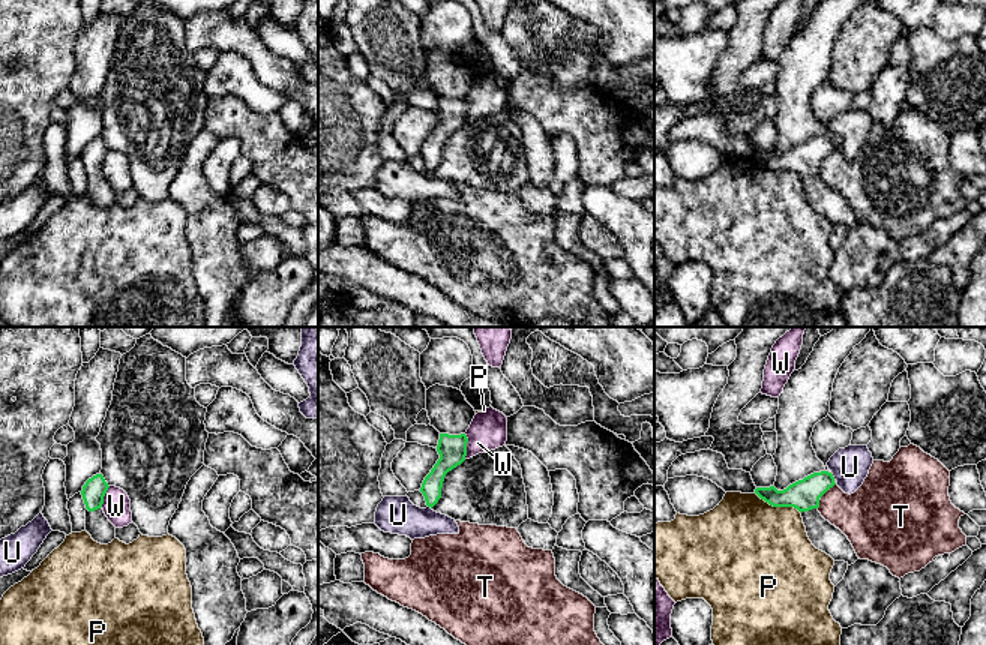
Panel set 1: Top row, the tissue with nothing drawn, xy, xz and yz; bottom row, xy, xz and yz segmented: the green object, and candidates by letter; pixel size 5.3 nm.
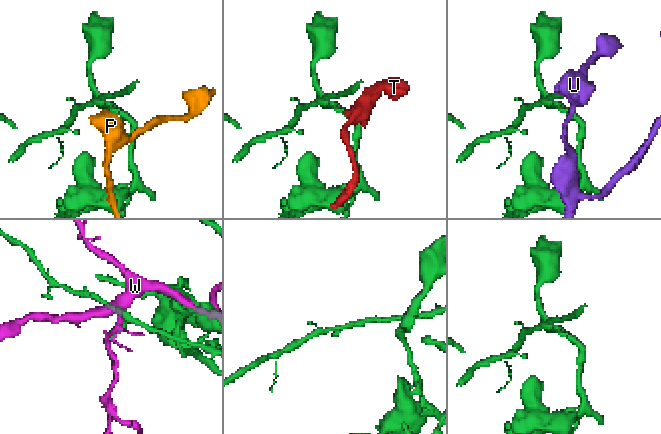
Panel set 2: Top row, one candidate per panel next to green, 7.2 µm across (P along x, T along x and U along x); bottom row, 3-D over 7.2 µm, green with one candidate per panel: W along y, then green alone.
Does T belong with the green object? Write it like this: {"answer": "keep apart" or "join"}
{"answer": "keep apart"}

